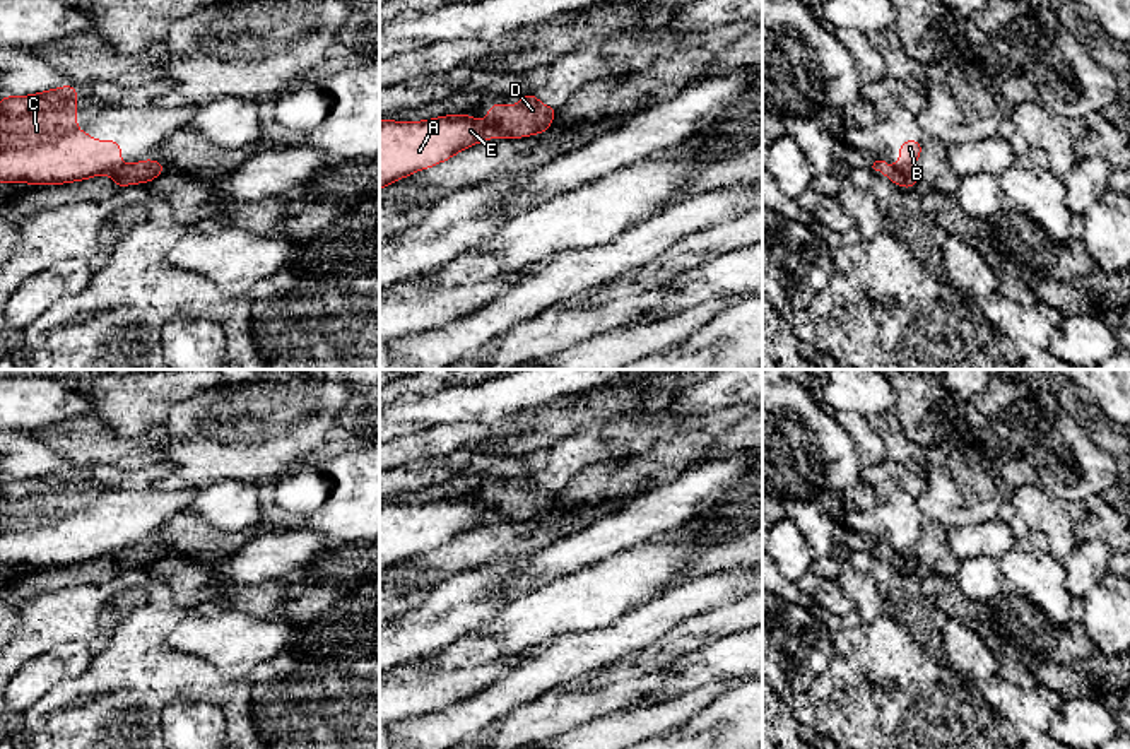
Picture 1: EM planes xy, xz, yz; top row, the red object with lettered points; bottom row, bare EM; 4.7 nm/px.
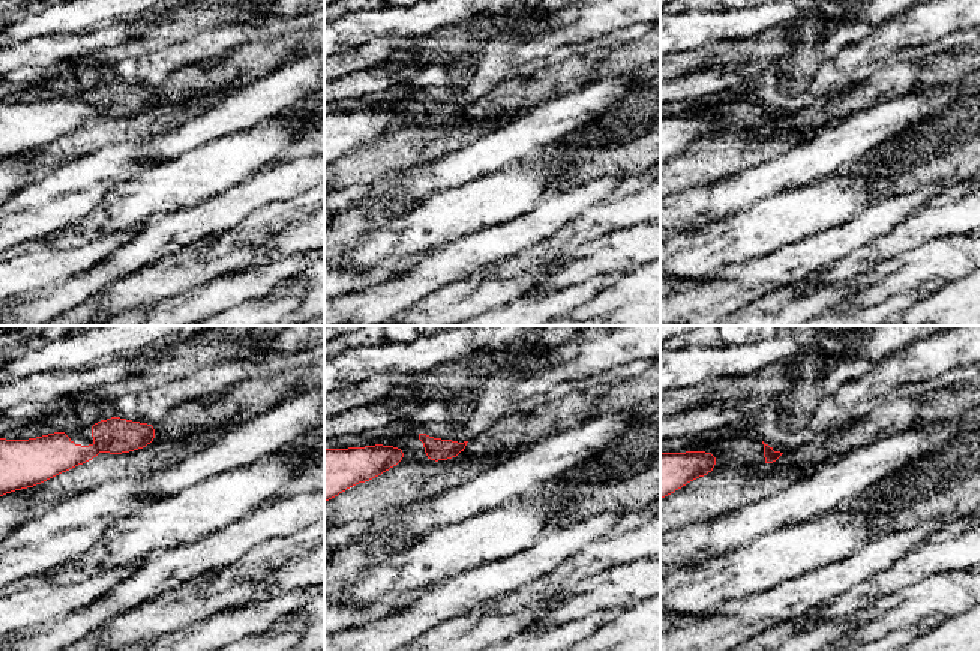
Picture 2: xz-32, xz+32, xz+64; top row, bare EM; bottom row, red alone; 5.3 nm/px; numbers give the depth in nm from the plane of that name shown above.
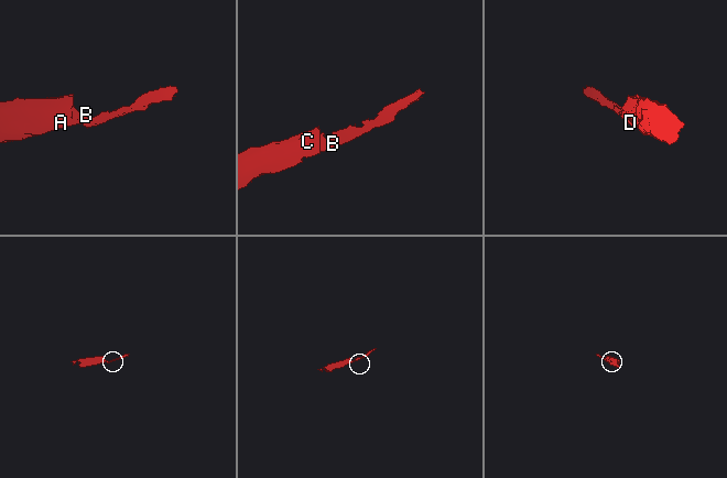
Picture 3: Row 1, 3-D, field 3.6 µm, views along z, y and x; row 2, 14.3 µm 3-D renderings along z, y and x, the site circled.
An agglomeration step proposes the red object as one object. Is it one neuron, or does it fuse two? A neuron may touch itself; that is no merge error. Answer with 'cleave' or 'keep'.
cleave

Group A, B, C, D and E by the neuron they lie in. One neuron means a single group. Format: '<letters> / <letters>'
A B C E / D

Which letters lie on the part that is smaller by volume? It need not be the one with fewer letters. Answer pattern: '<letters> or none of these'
D

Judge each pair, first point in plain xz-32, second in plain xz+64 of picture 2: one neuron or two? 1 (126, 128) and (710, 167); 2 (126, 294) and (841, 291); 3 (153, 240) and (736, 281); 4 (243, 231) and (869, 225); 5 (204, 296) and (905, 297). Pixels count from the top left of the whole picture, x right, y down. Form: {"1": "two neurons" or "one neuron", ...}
{"1": "one neuron", "2": "one neuron", "3": "one neuron", "4": "two neurons", "5": "one neuron"}

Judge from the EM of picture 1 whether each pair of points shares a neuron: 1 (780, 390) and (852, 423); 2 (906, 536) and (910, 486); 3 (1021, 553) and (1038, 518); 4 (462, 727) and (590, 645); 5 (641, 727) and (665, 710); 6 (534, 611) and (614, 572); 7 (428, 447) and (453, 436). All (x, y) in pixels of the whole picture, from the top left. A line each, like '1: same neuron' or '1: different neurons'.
1: different neurons
2: same neuron
3: different neurons
4: same neuron
5: same neuron
6: same neuron
7: same neuron

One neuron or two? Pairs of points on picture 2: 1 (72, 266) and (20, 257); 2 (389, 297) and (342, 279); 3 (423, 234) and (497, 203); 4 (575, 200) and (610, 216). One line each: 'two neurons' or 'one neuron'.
1: one neuron
2: two neurons
3: one neuron
4: two neurons

